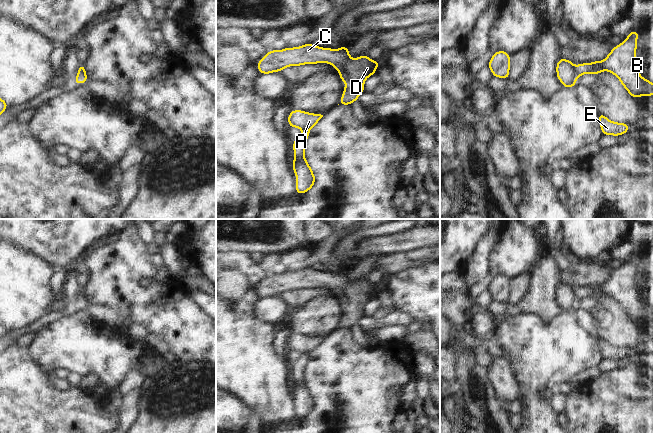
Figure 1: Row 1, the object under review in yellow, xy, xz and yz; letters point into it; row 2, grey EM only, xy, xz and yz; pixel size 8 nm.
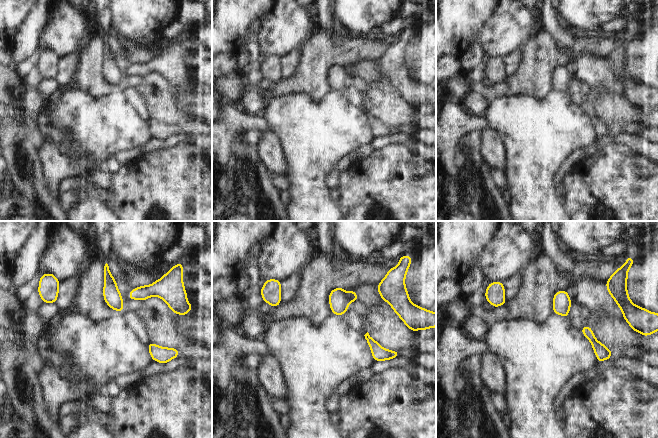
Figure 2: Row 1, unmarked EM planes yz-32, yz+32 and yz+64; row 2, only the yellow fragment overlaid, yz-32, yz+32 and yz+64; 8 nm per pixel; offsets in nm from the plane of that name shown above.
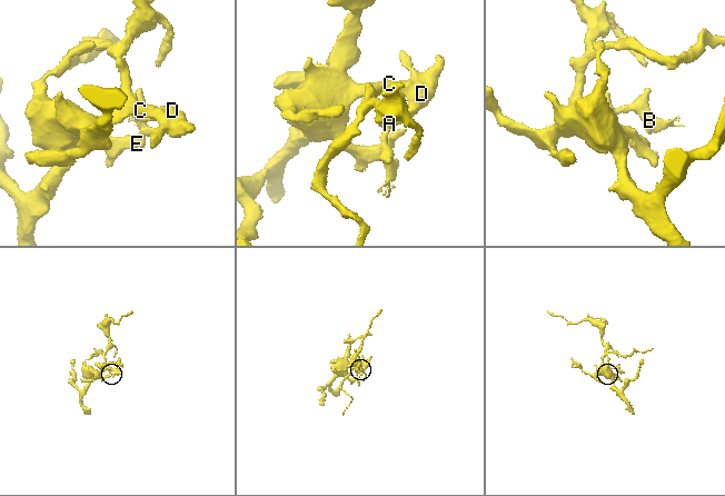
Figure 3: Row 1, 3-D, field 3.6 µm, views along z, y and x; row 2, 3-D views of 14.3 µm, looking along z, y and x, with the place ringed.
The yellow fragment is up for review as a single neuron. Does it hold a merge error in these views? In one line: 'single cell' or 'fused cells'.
fused cells

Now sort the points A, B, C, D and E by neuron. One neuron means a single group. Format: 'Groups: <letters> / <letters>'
Groups: A C D E / B

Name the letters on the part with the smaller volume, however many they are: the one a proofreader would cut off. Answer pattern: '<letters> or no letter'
B

